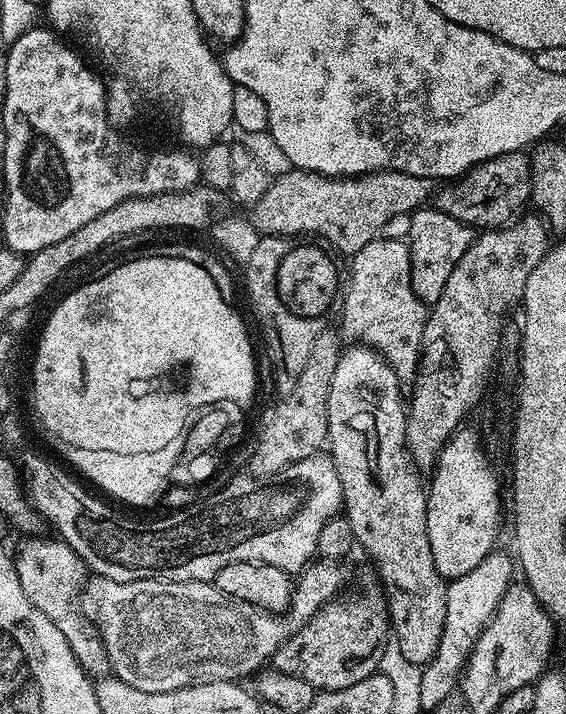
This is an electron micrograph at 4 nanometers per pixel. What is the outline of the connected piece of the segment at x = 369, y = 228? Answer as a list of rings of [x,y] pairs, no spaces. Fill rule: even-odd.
[[[291,170],[269,183],[264,197],[251,209],[250,220],[264,236],[319,238],[351,258],[366,242],[381,235],[390,218],[425,207],[433,196],[433,181],[405,172],[369,172],[367,176],[333,178]]]

